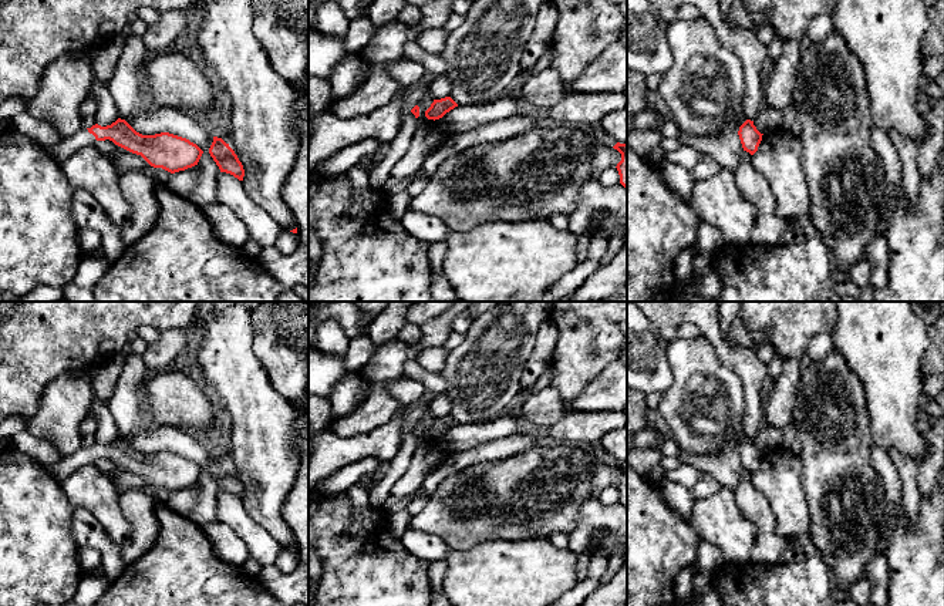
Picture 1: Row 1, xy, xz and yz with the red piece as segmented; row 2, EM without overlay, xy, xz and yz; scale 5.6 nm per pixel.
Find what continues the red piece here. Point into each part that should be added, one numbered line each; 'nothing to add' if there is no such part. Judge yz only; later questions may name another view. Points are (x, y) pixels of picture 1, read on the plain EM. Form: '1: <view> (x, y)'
nothing to add

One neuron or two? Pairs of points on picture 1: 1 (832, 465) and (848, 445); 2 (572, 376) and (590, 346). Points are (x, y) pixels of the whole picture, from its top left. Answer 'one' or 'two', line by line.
1: one
2: one

